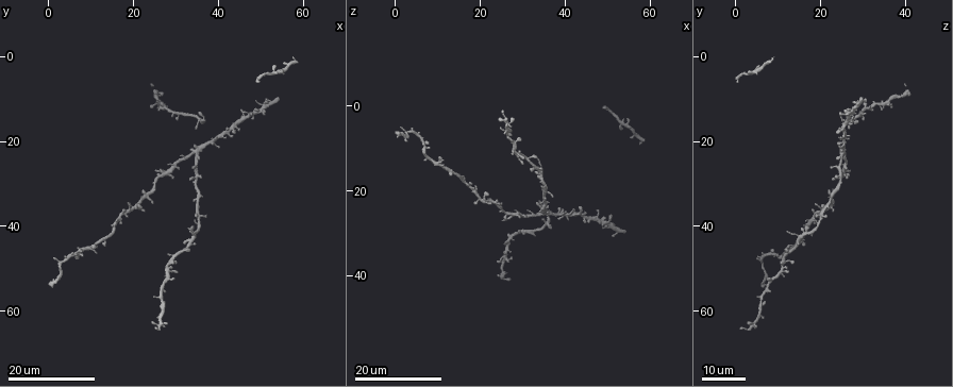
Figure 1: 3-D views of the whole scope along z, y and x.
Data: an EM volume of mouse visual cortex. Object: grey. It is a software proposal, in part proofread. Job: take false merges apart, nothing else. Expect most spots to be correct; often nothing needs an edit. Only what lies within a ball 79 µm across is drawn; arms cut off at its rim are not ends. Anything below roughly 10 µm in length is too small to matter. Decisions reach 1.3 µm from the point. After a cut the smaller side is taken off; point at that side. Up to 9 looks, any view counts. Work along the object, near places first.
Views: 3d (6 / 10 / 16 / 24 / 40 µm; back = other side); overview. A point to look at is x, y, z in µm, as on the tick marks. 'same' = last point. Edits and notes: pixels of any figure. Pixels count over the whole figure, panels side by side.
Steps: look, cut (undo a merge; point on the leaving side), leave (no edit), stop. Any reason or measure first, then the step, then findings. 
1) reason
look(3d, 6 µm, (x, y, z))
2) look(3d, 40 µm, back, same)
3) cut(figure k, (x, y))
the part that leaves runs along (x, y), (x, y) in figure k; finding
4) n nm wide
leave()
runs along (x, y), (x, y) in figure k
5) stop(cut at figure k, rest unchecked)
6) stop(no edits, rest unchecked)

narrows sharply
look(3d, 16 µm, (12.0, 44.0, 15.0))

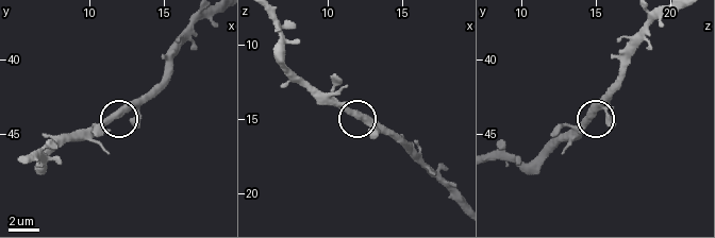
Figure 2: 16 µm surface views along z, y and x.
look(3d, 6 µm, (11.6, 43.8, 14.6))

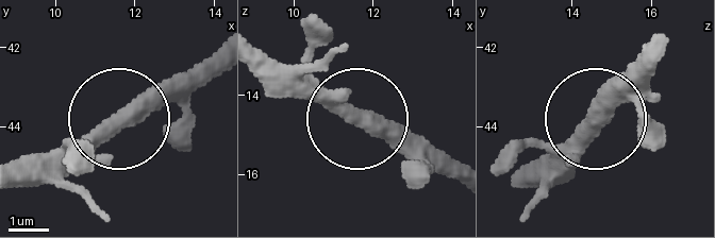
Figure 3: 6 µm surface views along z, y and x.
leave()
all the same neuron

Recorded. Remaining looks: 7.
sudden change in width
look(3d, 24 µm, (50.5, 12.5, 25.5))

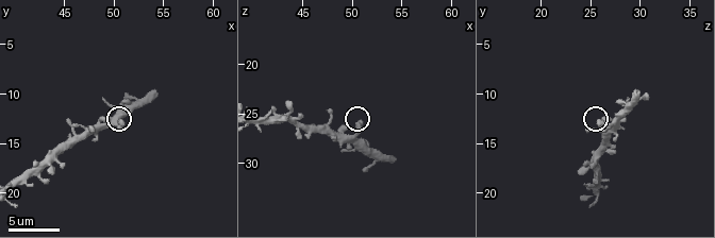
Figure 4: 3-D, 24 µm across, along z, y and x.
look(3d, 10 µm, (50.8, 12.8, 26.0))

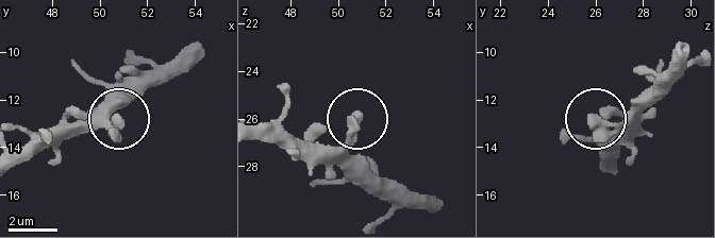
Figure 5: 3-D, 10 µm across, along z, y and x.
from behind
look(3d, 10 µm, back, (50.6, 12.8, 26.1))

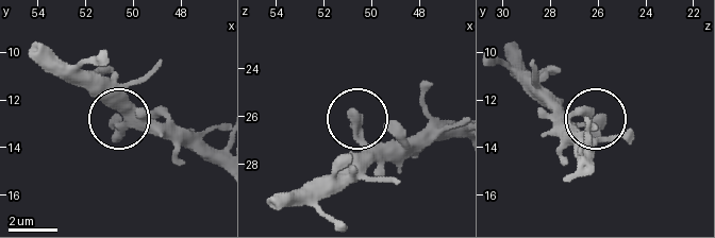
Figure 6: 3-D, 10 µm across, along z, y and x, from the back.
340 nm wide
leave()
continuous, no second neuron

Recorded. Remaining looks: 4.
four arms meet
look(3d, 10 µm, (44.2, 16.0, 26.0))

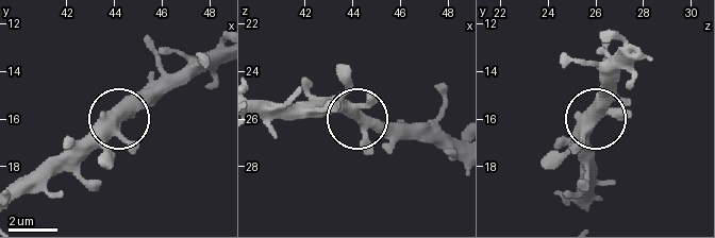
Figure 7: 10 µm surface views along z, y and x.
450 nm wide
leave()
runs along (17, 197), (78, 158), (162, 74) in figure 7; continuous, no second neuron

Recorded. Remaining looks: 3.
four-way junction
look(3d, 16 µm, (35.5, 15.0, 28.0))

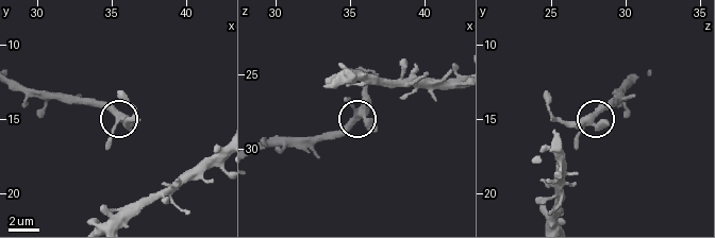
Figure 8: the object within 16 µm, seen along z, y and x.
look(3d, 10 µm, (35.4, 14.8, 27.8))

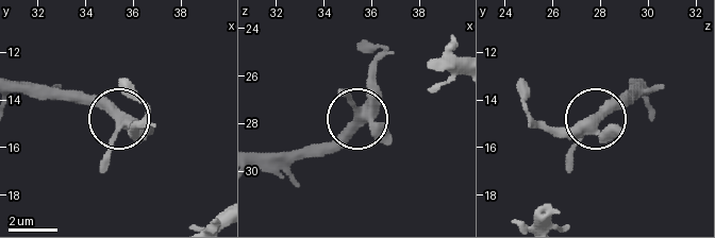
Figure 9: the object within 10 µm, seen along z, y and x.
380 nm wide
leave()
all the same neuron

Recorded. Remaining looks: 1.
stop(no edits, rest unchecked)

